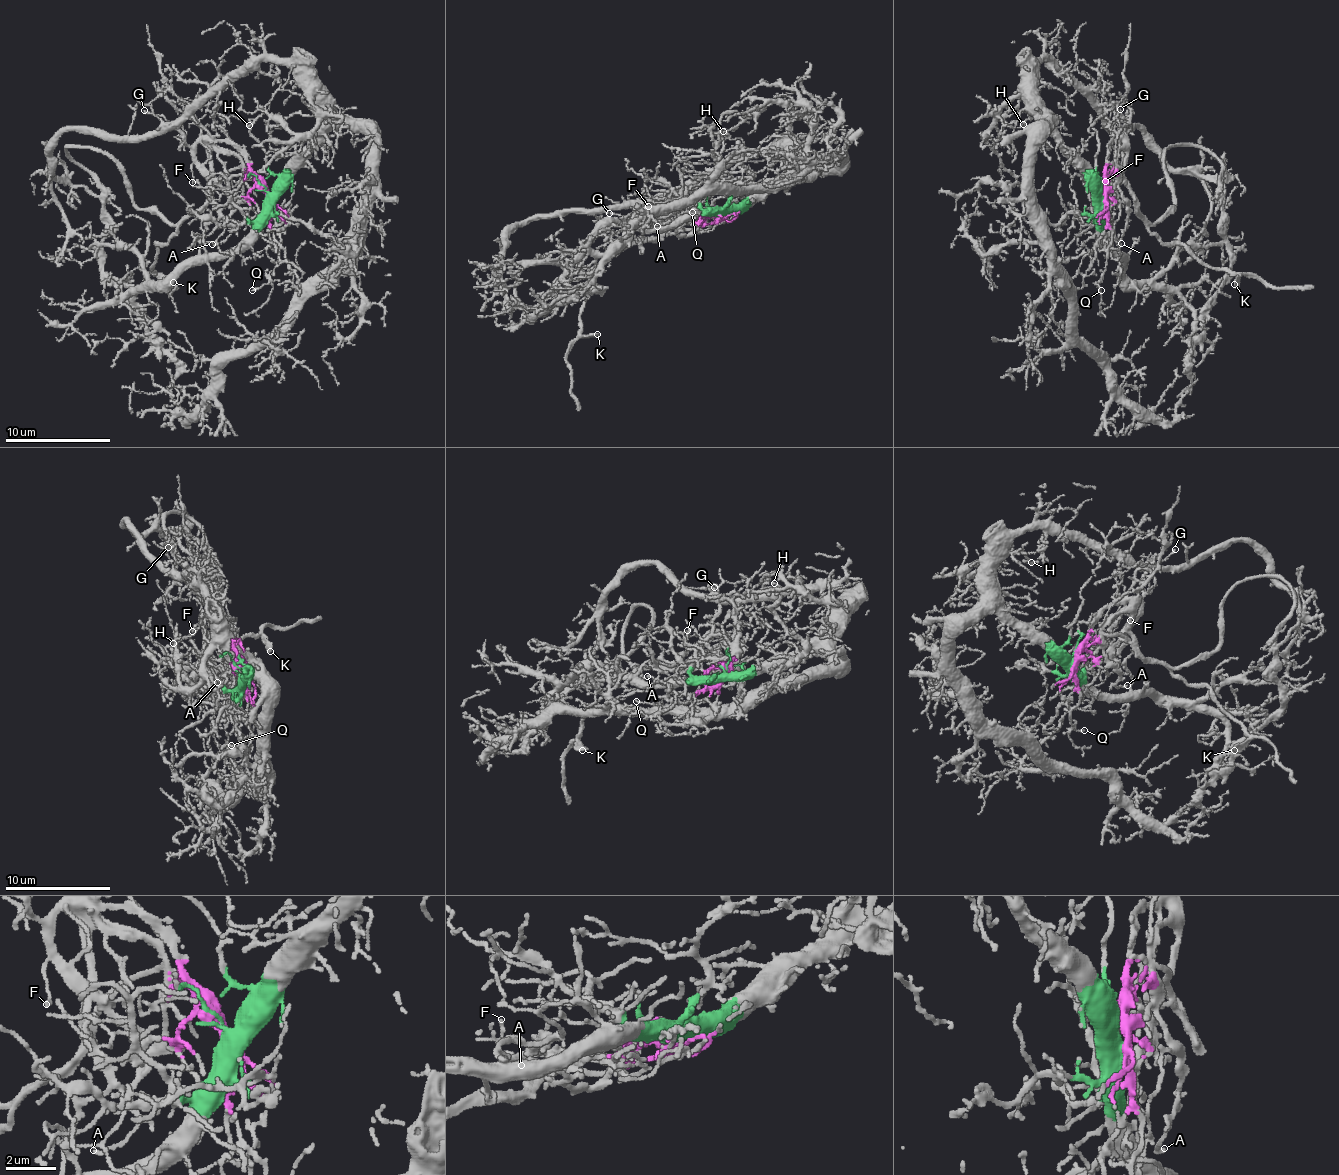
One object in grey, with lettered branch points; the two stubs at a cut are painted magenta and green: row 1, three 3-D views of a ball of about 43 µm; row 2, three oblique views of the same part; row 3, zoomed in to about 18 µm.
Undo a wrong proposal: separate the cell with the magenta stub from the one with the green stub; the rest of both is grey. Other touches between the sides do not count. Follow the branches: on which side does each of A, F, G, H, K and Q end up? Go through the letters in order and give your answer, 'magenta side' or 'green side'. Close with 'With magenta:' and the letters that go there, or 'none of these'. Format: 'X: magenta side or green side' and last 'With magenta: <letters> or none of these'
A: magenta side
F: magenta side
G: magenta side
H: green side
K: magenta side
Q: magenta side
With magenta: A, F, G, K, Q

